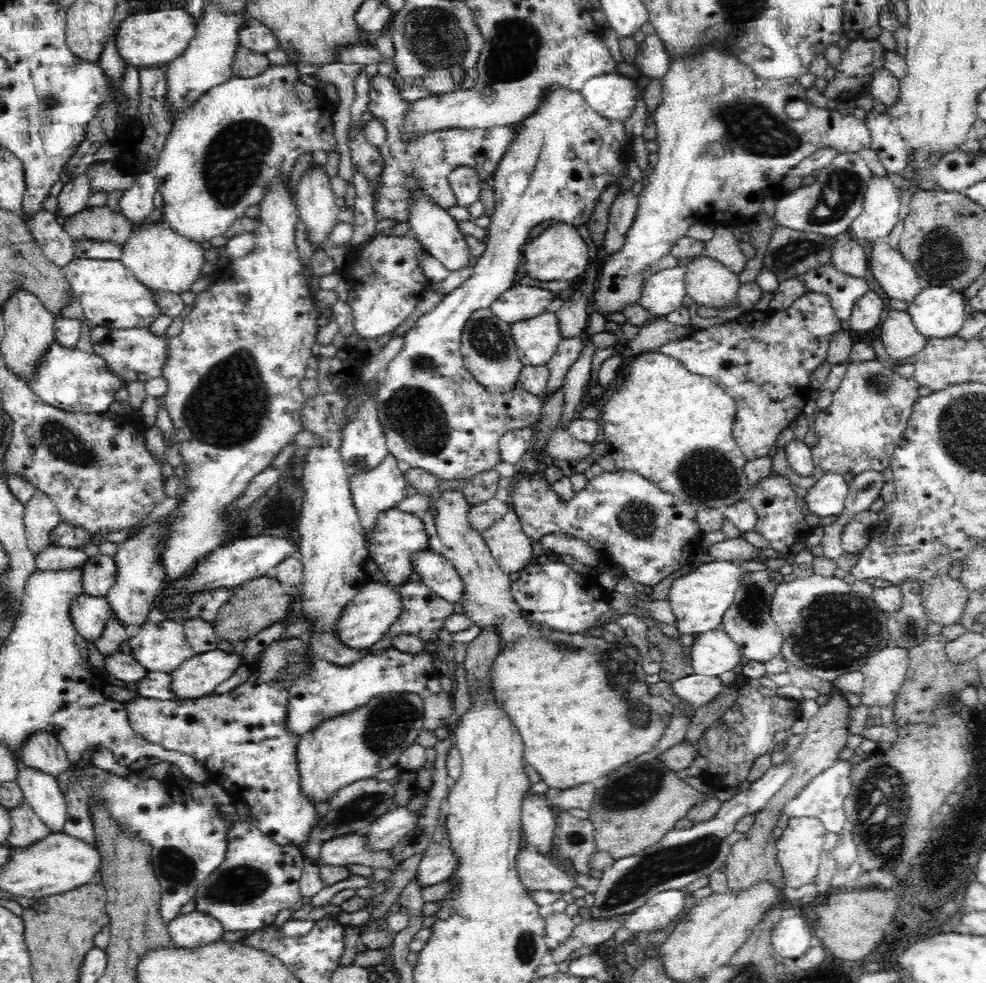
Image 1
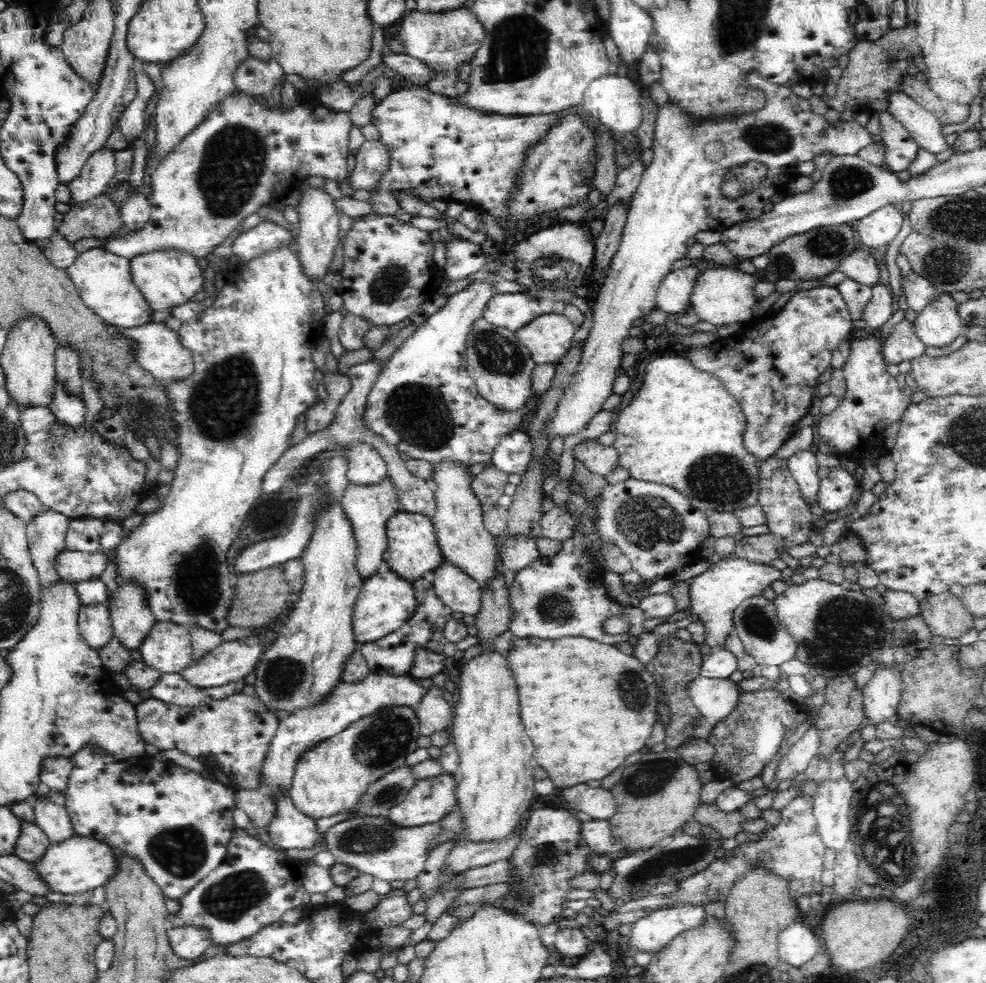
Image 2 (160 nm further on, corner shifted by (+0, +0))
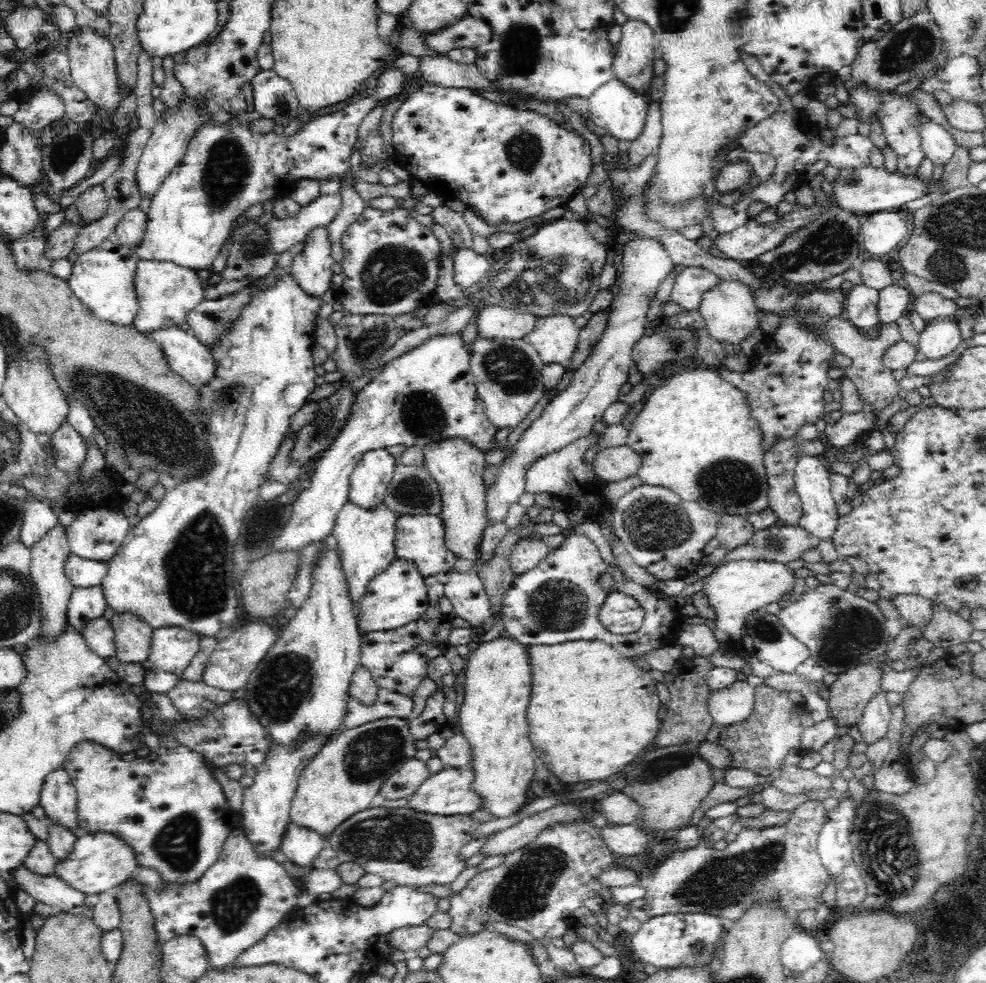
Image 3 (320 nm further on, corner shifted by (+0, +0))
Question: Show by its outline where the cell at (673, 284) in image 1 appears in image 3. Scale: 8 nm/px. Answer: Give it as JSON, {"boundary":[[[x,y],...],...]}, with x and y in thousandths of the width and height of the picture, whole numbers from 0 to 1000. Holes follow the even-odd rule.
{"boundary":[[[694,272],[685,283],[678,305],[689,309],[692,315],[708,315],[714,297],[722,295],[722,292],[724,291],[728,291],[730,285],[730,282],[727,282],[726,279],[720,277],[717,273]]]}

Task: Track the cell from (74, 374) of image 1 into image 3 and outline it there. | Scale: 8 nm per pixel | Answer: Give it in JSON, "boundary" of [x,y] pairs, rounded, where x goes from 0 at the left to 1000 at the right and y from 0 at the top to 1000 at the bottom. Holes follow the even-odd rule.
{"boundary":[[[65,427],[63,433],[50,446],[55,472],[67,482],[77,480],[87,466],[87,454],[75,434]]]}

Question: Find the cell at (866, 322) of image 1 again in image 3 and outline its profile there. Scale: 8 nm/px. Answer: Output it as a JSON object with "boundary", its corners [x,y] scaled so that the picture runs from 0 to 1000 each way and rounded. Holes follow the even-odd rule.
{"boundary":[[[903,289],[890,295],[890,322],[895,330],[908,329],[921,315],[923,298],[915,291]]]}

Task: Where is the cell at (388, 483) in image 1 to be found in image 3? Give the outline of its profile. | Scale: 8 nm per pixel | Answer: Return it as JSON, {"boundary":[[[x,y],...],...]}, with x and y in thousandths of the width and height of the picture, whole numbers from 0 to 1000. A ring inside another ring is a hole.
{"boundary":[[[388,509],[379,519],[351,511],[342,523],[336,545],[343,549],[345,577],[349,581],[353,604],[362,627],[364,613],[371,604],[373,594],[403,570],[401,562],[403,527],[404,524],[396,519]]]}

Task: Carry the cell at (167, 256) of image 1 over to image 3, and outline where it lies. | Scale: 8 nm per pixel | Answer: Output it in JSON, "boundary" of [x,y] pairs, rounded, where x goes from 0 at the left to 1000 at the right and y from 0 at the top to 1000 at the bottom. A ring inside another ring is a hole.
{"boundary":[[[141,263],[137,283],[141,316],[135,330],[142,339],[152,339],[170,333],[187,333],[187,326],[192,315],[207,305],[205,286],[201,284],[199,275],[170,266]]]}

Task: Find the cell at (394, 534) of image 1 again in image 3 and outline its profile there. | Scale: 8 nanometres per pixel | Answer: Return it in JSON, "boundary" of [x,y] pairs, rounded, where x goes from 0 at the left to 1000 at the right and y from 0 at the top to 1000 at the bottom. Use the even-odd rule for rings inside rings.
{"boundary":[[[443,523],[405,524],[402,529],[401,562],[403,568],[419,572],[427,586],[454,584],[459,580],[463,567],[452,556],[450,530]]]}

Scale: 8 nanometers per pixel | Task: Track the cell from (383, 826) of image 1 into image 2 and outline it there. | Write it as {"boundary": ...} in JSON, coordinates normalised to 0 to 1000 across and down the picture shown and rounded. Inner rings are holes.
{"boundary":[[[444,787],[440,791],[423,792],[422,798],[414,805],[412,812],[396,823],[394,832],[400,839],[407,841],[428,840],[445,837],[445,835],[462,823],[462,800],[465,788]]]}

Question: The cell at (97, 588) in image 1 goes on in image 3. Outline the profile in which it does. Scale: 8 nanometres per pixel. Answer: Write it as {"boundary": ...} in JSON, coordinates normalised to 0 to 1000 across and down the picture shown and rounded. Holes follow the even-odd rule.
{"boundary":[[[102,595],[76,597],[70,609],[68,635],[83,645],[87,634],[105,626],[108,615]]]}

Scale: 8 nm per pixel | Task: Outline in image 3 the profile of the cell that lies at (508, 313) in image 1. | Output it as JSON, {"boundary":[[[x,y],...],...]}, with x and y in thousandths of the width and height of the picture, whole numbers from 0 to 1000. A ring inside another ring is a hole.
{"boundary":[[[493,311],[484,319],[485,340],[489,345],[531,345],[542,337],[545,321],[529,313]]]}

